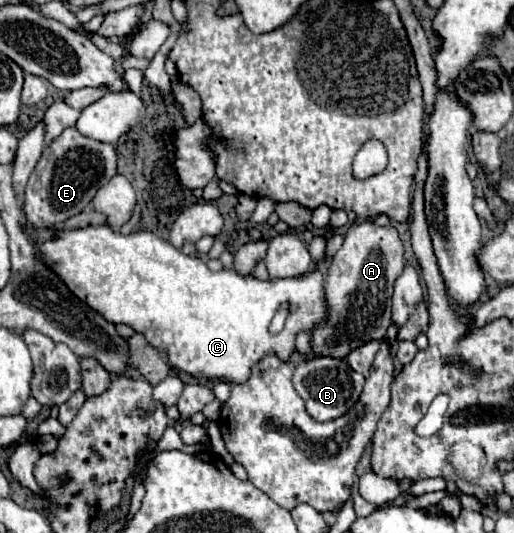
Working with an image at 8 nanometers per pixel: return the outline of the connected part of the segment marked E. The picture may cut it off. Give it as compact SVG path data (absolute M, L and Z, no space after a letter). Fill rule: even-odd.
M67 128L59 138L55 138L45 150L41 160L37 162L23 200L23 214L33 228L51 228L63 224L67 218L83 212L95 190L105 186L117 174L117 152L115 146L95 142L91 138L83 138L73 128ZM65 160L65 172L63 172Z

